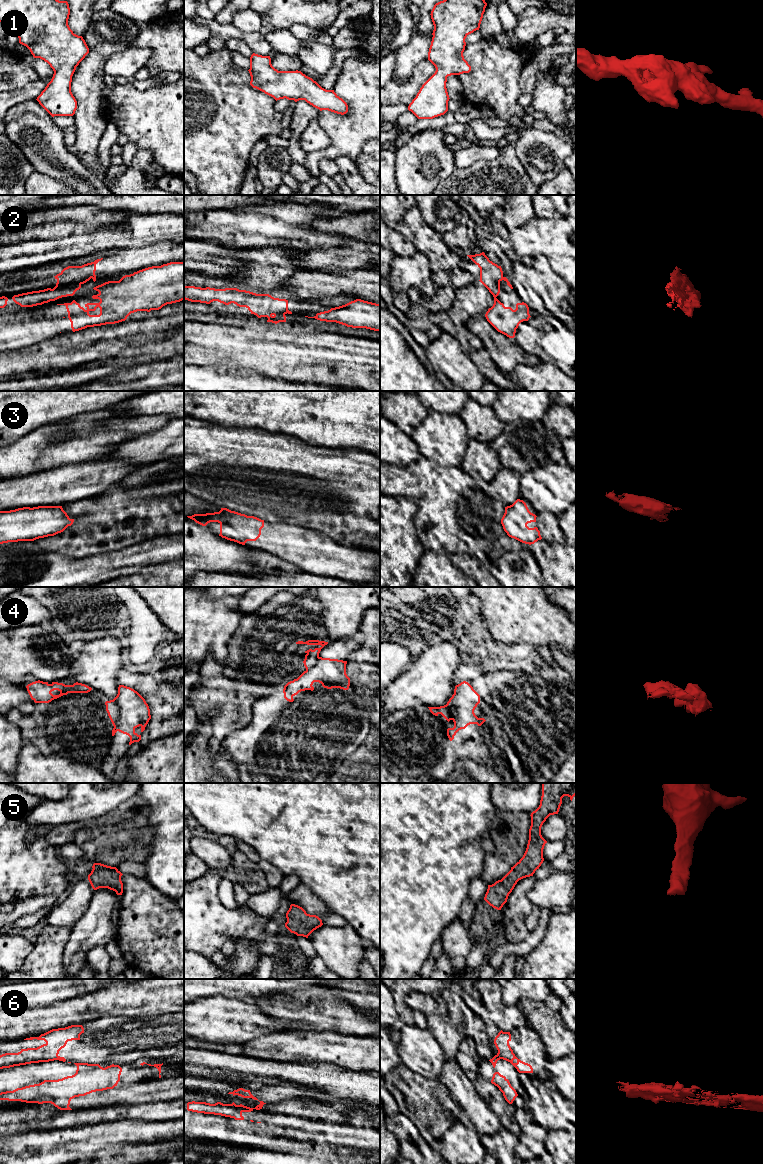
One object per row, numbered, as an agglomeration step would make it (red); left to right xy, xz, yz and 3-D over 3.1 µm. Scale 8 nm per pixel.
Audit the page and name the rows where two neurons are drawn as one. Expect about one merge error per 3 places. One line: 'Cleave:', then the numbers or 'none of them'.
Cleave: 2, 4, 6

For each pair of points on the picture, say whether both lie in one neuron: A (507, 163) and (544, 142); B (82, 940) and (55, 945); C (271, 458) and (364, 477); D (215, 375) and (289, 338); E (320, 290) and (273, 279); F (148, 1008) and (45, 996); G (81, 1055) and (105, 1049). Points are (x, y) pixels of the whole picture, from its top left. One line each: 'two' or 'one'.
A: two
B: two
C: one
D: two
E: two
F: two
G: one

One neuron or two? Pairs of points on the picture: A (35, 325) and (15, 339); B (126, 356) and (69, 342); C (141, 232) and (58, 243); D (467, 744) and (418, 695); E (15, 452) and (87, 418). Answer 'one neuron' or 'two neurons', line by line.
A: one neuron
B: two neurons
C: one neuron
D: two neurons
E: one neuron

